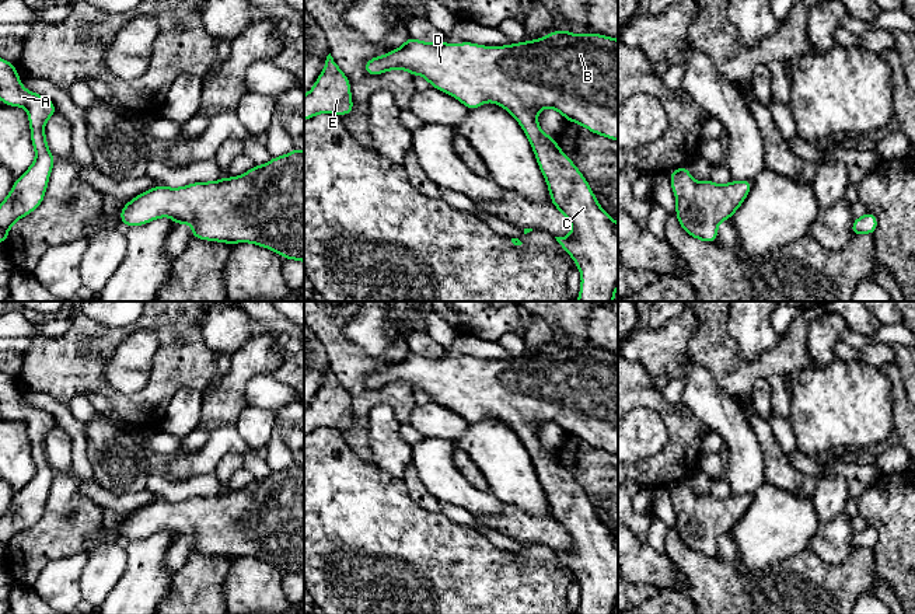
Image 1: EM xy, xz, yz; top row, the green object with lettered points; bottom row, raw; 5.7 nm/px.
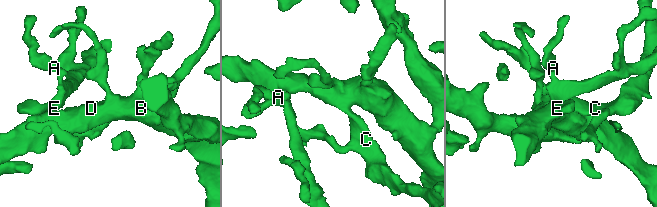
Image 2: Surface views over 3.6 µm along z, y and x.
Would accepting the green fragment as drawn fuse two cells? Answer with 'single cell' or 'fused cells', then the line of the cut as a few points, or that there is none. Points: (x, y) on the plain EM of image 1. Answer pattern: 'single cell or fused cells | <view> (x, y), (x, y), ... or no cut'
single cell | no cut

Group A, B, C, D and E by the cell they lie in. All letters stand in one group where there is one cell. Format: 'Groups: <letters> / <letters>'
Groups: A B C D E

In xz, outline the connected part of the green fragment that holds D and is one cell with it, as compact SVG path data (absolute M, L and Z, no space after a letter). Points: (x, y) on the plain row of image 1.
M566 343L507 360L430 357L409 350L399 363L364 378L369 390L397 383L423 390L432 401L457 412L468 423L492 415L516 432L532 460L553 520L572 537L570 550L555 552L580 585L577 614L614 614L618 600L618 537L600 521L589 496L558 461L556 453L539 443L537 429L539 423L553 422L569 436L618 456L618 353L600 348L575 349Z

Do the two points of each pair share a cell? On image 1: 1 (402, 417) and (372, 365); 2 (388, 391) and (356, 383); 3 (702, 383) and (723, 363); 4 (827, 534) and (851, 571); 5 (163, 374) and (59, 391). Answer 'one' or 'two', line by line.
1: one
2: one
3: two
4: two
5: one

